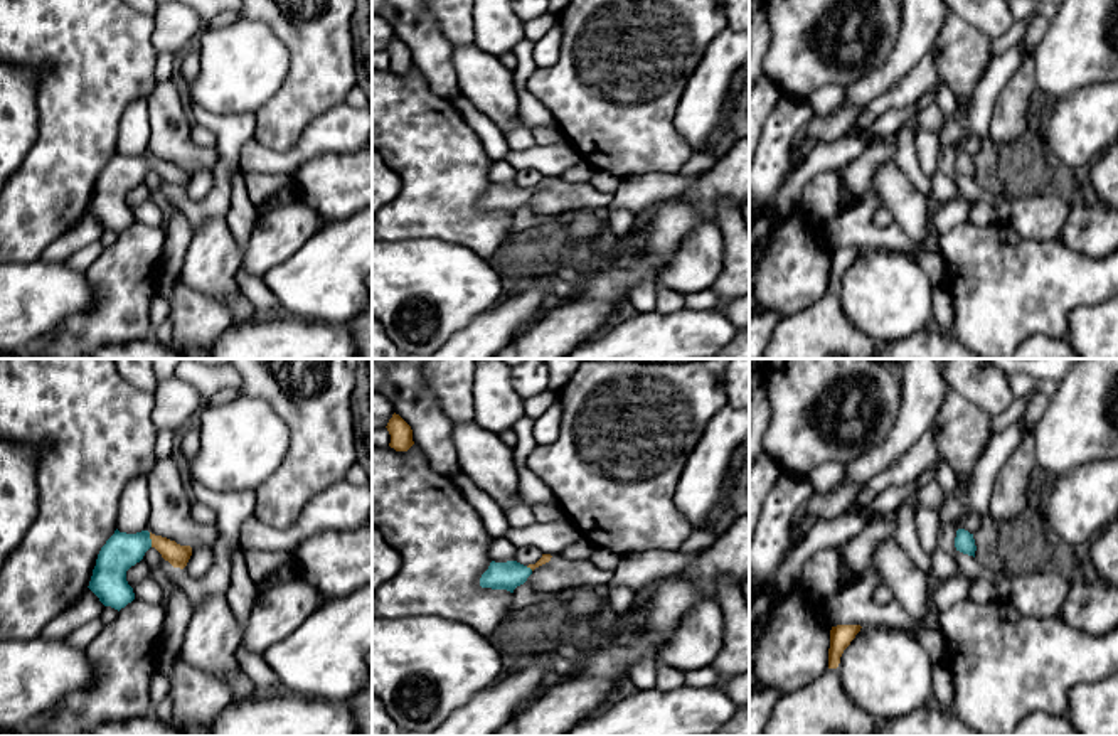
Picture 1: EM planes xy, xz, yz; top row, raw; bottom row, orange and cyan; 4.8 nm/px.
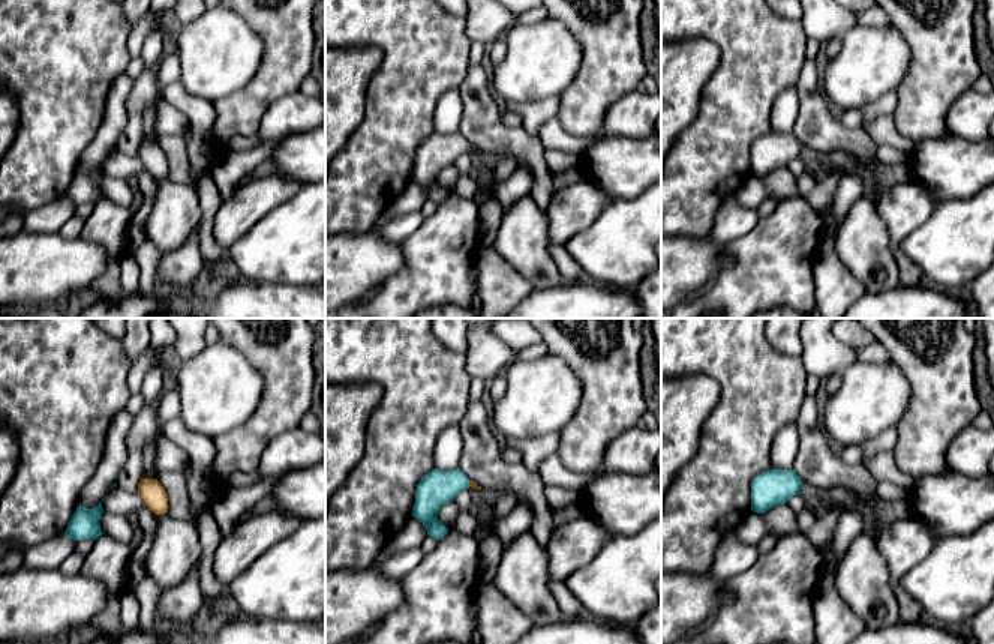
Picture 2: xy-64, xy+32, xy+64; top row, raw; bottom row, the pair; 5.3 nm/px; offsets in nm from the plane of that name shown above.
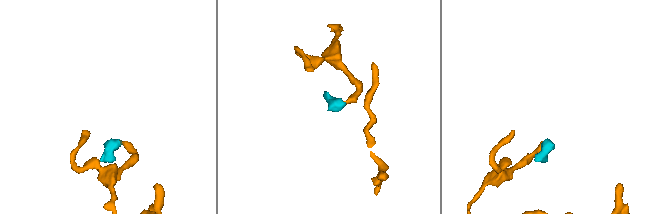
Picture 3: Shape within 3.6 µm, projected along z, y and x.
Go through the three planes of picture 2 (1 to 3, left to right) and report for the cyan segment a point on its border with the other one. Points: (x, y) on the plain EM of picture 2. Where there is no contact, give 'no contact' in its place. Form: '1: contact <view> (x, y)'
1: no contact
2: contact xy+32 (470, 147)
3: no contact

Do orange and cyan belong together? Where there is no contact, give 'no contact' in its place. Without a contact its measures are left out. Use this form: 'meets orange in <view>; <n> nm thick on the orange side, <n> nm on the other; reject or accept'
meets orange in xy; 100 nm thick on the orange side, 170 nm on the other; accept

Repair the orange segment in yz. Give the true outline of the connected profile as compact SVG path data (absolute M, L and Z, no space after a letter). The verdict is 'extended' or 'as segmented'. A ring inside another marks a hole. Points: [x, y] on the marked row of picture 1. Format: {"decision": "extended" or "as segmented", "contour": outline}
{"decision": "as segmented", "contour": "M837 625L830 630L828 669L837 669L844 650L860 632L860 625Z"}

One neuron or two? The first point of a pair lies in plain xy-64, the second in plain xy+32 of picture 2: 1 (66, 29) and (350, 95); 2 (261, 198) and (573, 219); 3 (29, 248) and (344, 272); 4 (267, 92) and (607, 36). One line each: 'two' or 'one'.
1: two
2: one
3: one
4: one

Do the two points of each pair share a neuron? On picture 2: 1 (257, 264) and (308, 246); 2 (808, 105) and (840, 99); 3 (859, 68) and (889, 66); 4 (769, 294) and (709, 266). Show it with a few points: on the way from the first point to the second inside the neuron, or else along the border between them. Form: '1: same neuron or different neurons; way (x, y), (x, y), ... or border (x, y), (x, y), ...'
1: same neuron; way (269, 254), (284, 246), (296, 246)
2: different neurons; border (820, 74), (823, 96), (837, 113)
3: same neuron; way (867, 66), (882, 66)
4: different neurons; border (724, 246), (732, 264), (693, 294)

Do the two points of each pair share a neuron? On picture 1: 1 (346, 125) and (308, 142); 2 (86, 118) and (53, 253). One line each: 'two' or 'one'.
1: one
2: two

